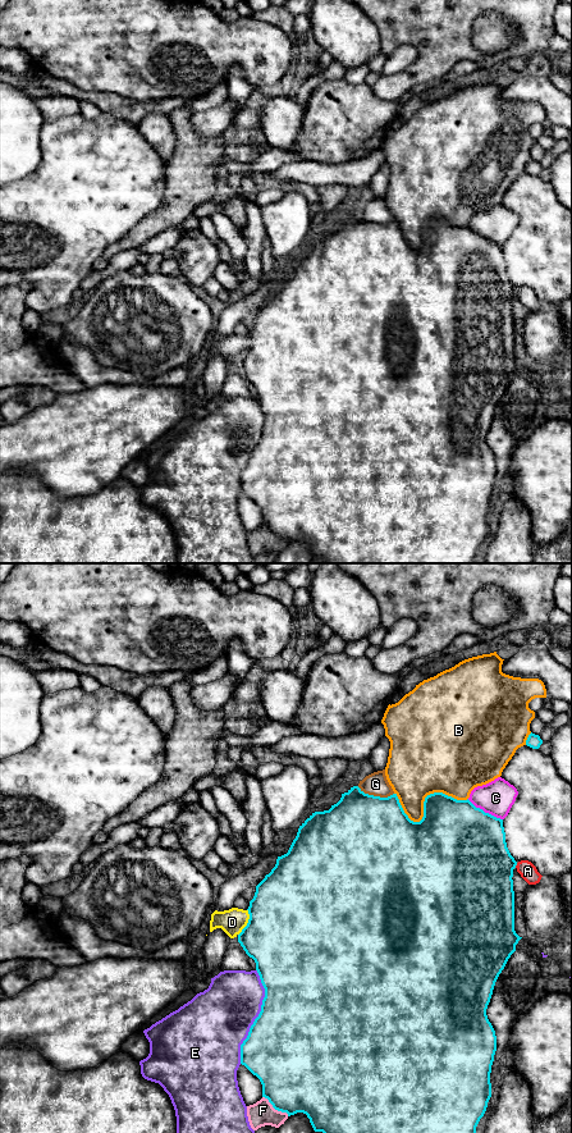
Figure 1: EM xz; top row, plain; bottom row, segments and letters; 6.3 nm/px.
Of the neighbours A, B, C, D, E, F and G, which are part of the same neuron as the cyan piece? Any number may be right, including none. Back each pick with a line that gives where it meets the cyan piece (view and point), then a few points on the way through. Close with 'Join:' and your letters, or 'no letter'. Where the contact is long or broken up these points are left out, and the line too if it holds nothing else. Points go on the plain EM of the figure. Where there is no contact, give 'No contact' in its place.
D: Touches cyan at xz (248, 348). Path across: xz (287, 359), (262, 356), (248, 348), (232, 348)
Join: D

